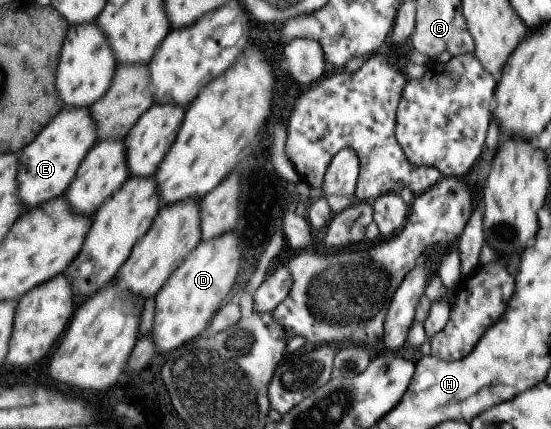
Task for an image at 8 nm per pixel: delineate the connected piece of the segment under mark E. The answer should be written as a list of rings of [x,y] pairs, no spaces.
[[[66,106],[28,146],[18,151],[21,162],[19,193],[25,211],[66,194],[76,180],[83,160],[98,141],[97,122],[90,108]]]

